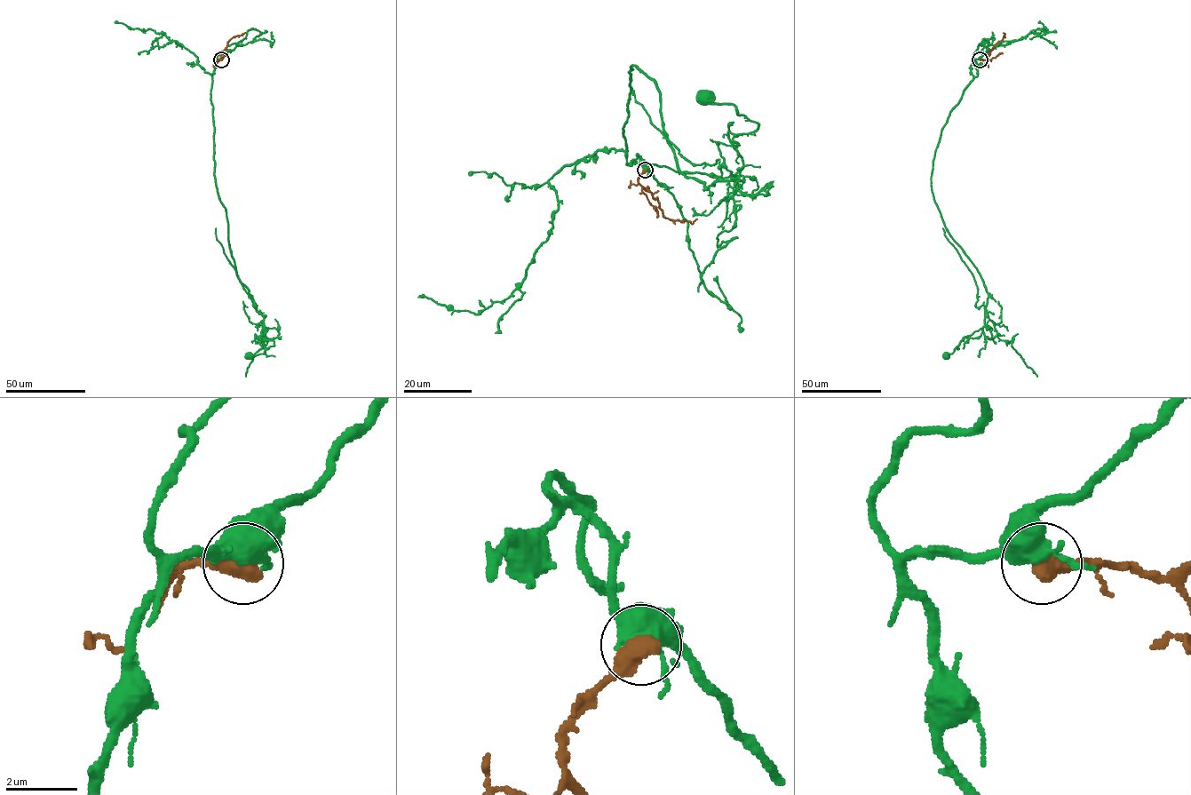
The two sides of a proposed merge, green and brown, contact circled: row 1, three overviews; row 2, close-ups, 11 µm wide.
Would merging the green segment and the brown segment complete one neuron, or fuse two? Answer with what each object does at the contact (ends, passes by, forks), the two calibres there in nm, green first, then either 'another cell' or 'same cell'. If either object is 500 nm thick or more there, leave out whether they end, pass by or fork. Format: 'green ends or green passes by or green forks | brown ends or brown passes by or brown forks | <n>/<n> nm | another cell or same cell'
440/600 nm | another cell

